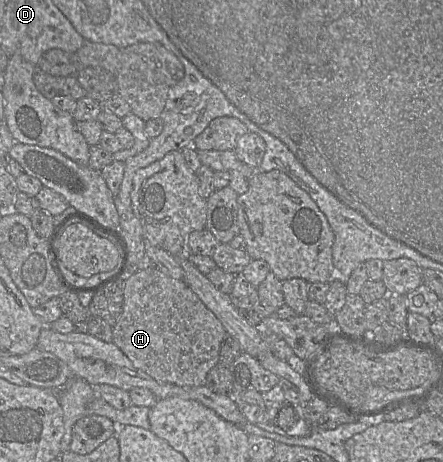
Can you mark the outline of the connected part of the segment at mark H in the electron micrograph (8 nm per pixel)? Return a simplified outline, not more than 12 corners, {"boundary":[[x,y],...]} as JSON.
{"boundary":[[124,279],[113,343],[159,382],[204,386],[227,333],[186,282]]}

